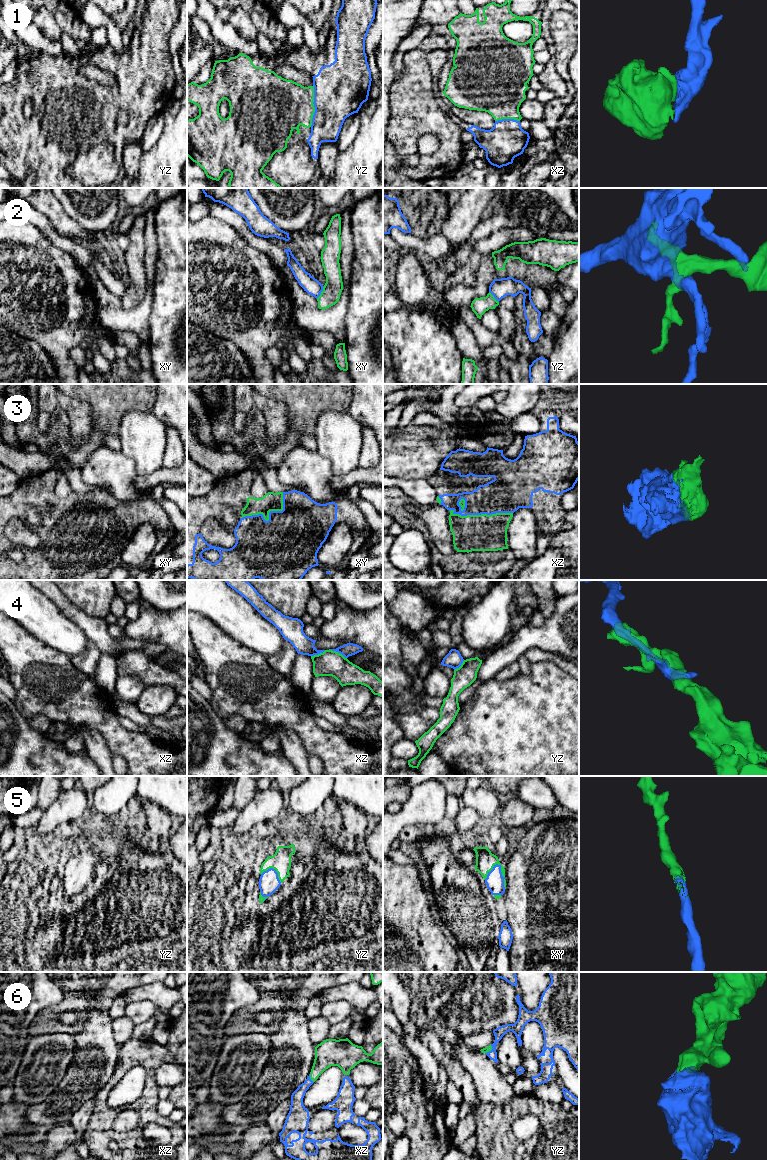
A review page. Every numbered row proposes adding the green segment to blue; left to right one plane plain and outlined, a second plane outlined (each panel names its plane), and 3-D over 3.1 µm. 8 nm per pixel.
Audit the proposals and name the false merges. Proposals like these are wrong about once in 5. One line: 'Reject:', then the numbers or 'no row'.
Reject: 2, 4

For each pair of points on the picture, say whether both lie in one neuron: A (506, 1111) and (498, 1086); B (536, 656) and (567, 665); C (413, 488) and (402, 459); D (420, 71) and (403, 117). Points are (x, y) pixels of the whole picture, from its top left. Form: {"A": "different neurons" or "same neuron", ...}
{"A": "different neurons", "B": "same neuron", "C": "different neurons", "D": "same neuron"}

